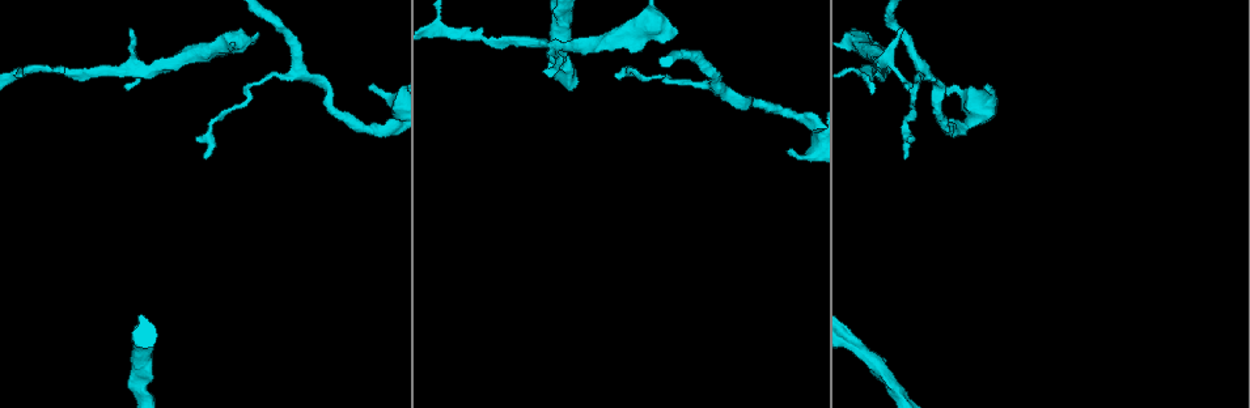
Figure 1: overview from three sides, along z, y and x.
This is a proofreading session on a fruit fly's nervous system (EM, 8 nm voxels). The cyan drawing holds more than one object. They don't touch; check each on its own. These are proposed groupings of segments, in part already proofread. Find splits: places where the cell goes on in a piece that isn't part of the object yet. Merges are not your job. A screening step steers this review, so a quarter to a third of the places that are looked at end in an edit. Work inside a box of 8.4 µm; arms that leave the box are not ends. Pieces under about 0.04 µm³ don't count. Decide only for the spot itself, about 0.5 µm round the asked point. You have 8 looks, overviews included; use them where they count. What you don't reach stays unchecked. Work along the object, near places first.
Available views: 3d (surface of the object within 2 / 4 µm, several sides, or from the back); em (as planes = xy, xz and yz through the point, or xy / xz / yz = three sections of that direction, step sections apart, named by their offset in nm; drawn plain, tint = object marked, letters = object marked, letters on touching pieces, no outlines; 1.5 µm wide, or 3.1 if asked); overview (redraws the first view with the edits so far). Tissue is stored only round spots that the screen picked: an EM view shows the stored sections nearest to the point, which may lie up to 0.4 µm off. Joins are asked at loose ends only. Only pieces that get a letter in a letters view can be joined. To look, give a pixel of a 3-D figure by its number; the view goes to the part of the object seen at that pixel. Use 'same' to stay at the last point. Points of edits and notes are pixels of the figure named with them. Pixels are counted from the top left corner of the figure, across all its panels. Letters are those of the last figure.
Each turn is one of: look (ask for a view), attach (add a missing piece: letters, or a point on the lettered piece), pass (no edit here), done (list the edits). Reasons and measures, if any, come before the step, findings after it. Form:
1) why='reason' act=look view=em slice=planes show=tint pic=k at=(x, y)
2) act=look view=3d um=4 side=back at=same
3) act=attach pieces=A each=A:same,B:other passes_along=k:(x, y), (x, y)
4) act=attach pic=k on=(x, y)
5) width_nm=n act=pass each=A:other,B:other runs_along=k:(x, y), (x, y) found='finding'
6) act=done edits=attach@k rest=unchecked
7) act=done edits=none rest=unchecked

why='an open end' act=look view=3d um=4 side=back pic=1 at=(906, 85)

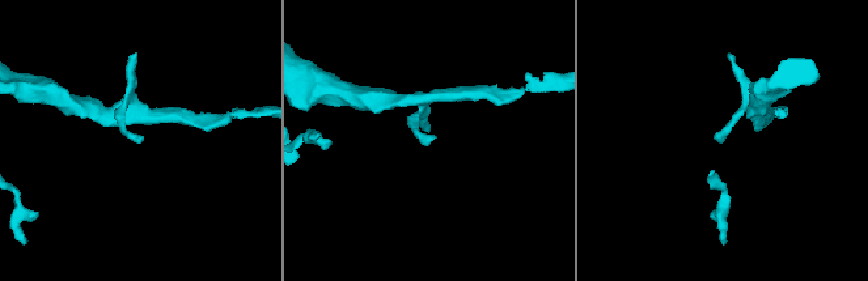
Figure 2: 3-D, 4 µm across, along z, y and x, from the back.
why='need the tissue' act=look view=em slice=planes show=letters pic=2 at=(720, 139)

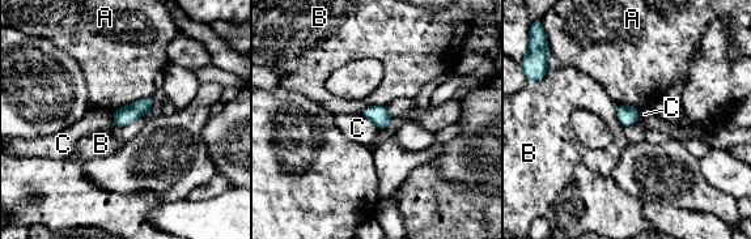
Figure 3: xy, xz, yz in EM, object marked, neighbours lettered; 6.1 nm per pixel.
act=pass each=A:other,B:other,C:other border=3:(360, 114), (381, 129) found='no lettered piece goes on from it'

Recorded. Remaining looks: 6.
why='thin end' act=look view=em slice=planes show=letters pic=1 at=(906, 156)

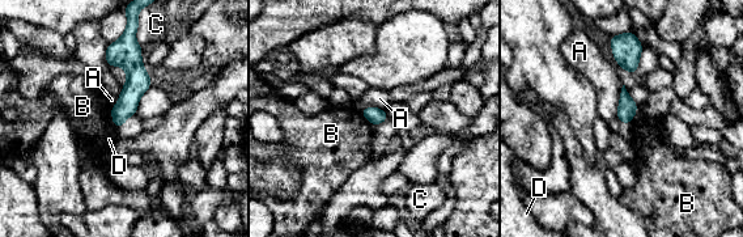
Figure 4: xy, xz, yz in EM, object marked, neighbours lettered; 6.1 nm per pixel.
act=pass each=A:other,B:other,C:other,D:other found='no lettered piece goes on from it'

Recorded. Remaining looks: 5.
why='an open end' act=look view=3d um=4 pic=1 at=(368, 87)

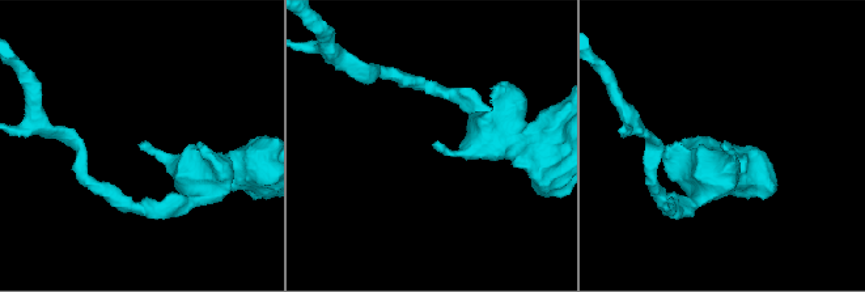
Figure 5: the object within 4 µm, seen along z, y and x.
why='now the EM' act=look view=em slice=planes show=letters pic=5 at=(721, 145)

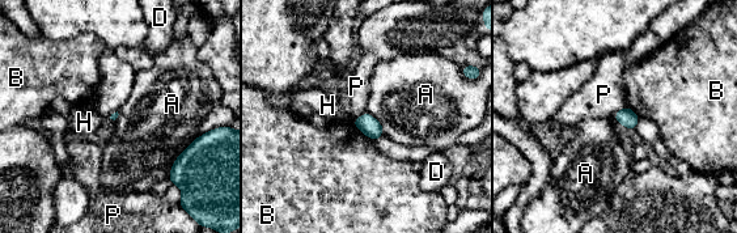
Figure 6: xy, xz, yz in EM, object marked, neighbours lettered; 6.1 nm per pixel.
act=pass each=A:other,B:other,D:other,H:other,P:other border=6:(204, 132), (177, 157), (168, 178) found='none of them fits'

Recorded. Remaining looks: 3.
act=done edits=none rest=unchecked

